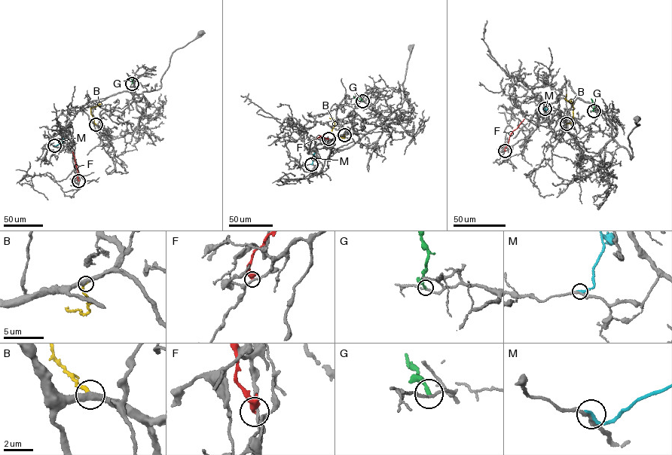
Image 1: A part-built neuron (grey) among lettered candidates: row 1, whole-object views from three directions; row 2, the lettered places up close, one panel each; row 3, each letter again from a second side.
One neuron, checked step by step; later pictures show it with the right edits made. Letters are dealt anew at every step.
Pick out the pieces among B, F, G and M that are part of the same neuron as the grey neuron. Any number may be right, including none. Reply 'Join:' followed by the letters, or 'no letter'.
Join: no letter

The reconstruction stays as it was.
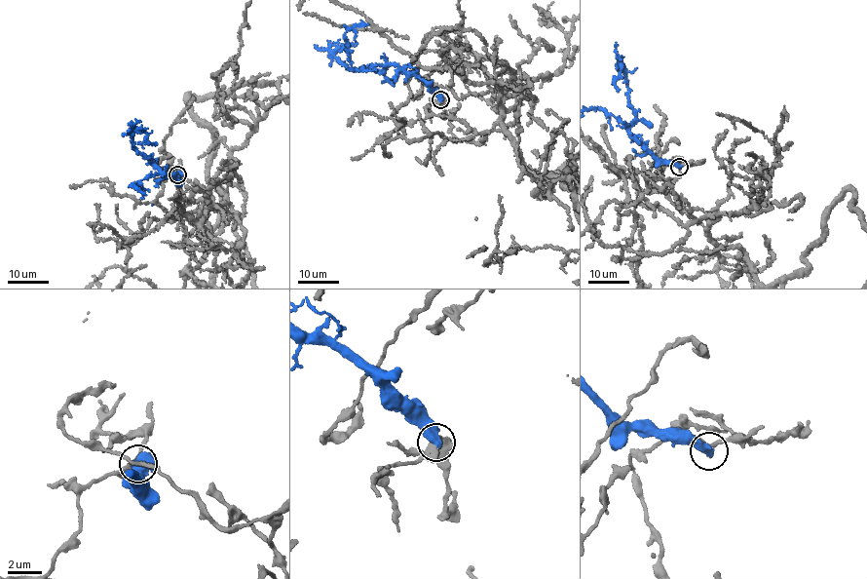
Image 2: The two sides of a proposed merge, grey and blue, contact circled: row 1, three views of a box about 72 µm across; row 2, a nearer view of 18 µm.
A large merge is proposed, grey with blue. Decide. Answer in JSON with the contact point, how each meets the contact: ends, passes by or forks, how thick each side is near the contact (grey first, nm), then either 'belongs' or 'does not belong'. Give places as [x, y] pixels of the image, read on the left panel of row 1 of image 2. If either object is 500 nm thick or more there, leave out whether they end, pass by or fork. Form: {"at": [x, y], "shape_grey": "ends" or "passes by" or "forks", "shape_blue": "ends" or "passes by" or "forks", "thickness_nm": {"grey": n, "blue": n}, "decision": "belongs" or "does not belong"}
{"at": [177, 174], "thickness_nm": {"grey": 240, "blue": 600}, "decision": "does not belong"}

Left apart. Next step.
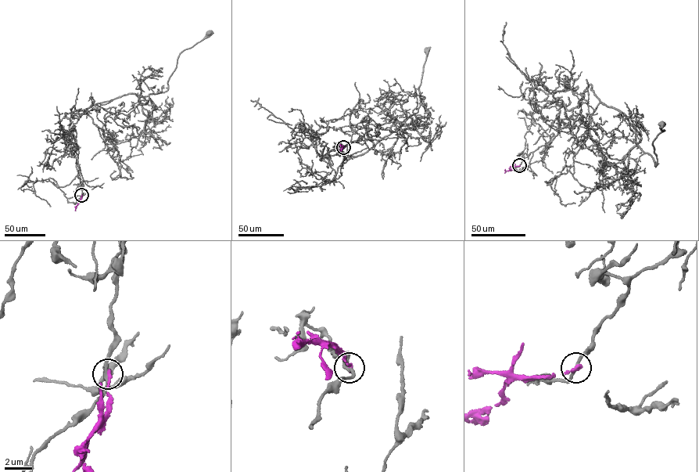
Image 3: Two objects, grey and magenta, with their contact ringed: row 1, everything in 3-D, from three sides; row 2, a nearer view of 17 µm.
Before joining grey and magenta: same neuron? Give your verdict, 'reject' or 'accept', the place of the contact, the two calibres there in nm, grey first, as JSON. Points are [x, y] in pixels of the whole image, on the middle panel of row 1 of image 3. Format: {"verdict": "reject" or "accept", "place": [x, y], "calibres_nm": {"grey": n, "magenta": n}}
{"verdict": "reject", "place": [343, 147], "calibres_nm": {"grey": 200, "magenta": 320}}

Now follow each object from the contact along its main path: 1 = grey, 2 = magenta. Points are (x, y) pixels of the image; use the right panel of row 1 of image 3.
1: (519, 165), (566, 124), (589, 85), (628, 118), (656, 166), (653, 142), (661, 124)
2: (519, 165), (507, 171), (505, 169)

